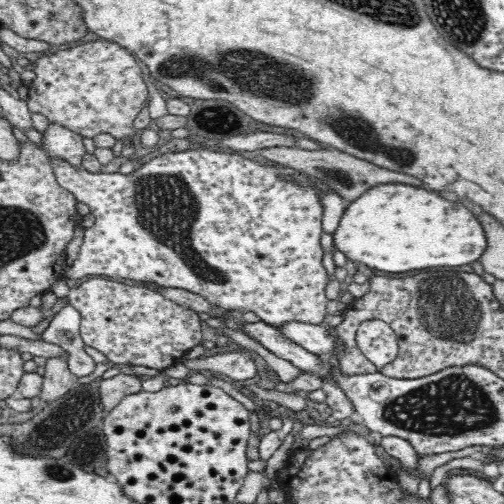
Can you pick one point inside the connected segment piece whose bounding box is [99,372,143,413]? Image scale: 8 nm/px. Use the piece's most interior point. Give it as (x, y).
(112, 390)

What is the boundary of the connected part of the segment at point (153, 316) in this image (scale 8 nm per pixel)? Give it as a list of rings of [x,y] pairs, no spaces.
[[[91,277],[80,286],[70,288],[67,279],[57,280],[51,290],[58,294],[60,300],[67,299],[81,314],[80,334],[83,341],[100,350],[109,361],[114,364],[128,364],[133,366],[147,366],[162,371],[168,366],[179,362],[185,354],[202,344],[203,320],[200,313],[166,299],[150,286],[129,283],[105,277]]]

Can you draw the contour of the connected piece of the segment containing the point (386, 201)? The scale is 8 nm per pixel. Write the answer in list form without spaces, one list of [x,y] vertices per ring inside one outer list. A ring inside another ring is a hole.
[[[378,184],[353,200],[346,207],[338,228],[333,232],[335,248],[344,252],[352,263],[361,262],[382,272],[408,272],[434,266],[464,266],[476,262],[486,250],[484,228],[460,202],[442,198],[438,192],[428,192],[404,184]]]

